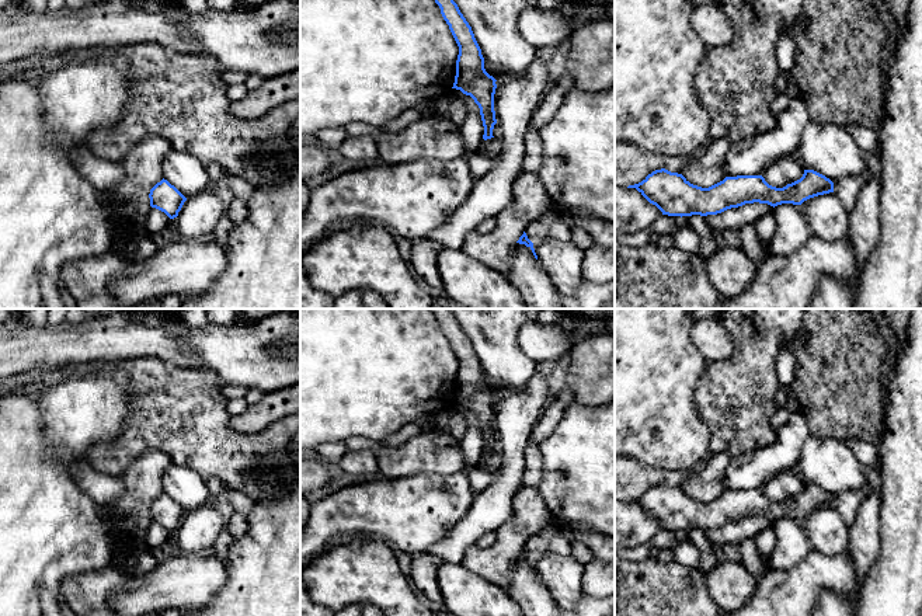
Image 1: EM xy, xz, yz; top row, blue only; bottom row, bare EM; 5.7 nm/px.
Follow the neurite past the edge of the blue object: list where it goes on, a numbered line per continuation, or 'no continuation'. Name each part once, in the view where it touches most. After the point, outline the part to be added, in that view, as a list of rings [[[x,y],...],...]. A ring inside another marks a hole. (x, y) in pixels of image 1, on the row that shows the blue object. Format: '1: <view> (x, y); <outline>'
no continuation

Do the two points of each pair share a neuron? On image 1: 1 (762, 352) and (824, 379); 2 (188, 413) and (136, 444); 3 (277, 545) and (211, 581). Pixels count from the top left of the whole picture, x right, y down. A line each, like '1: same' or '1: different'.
1: different
2: same
3: different

